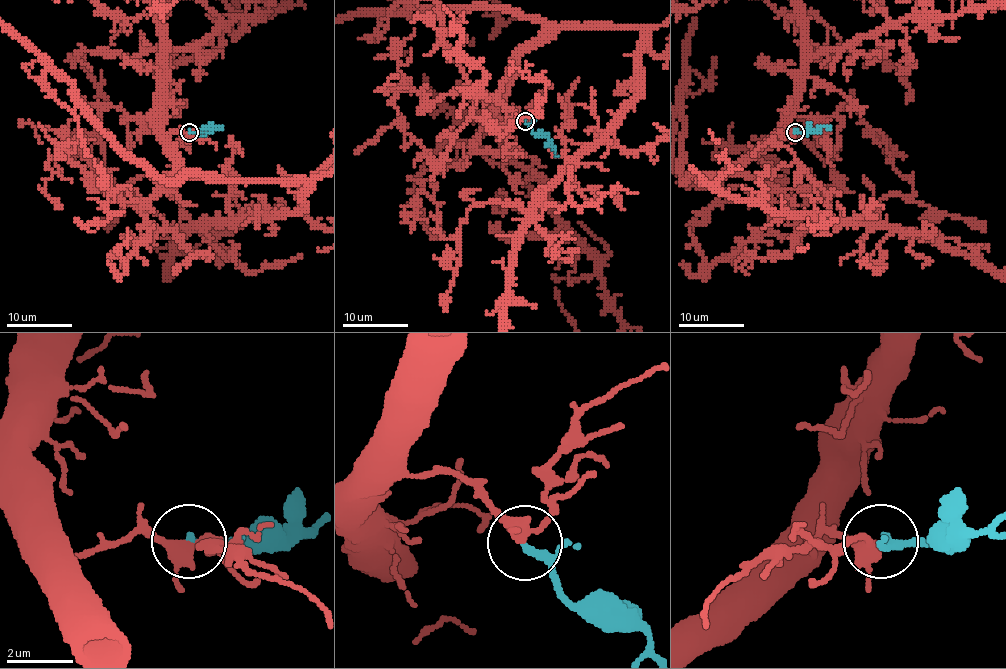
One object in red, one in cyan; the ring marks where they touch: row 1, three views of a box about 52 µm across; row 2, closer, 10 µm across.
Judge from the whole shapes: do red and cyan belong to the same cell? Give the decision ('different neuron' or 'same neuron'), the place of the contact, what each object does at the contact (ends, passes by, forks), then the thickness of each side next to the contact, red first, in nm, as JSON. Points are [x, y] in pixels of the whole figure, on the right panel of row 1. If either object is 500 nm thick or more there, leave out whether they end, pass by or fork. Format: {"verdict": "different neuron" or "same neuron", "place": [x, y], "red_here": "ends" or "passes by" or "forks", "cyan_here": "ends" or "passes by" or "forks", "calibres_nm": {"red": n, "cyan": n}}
{"verdict": "same neuron", "place": [795, 132], "red_here": "forks", "cyan_here": "passes by", "calibres_nm": {"red": 320, "cyan": 200}}

